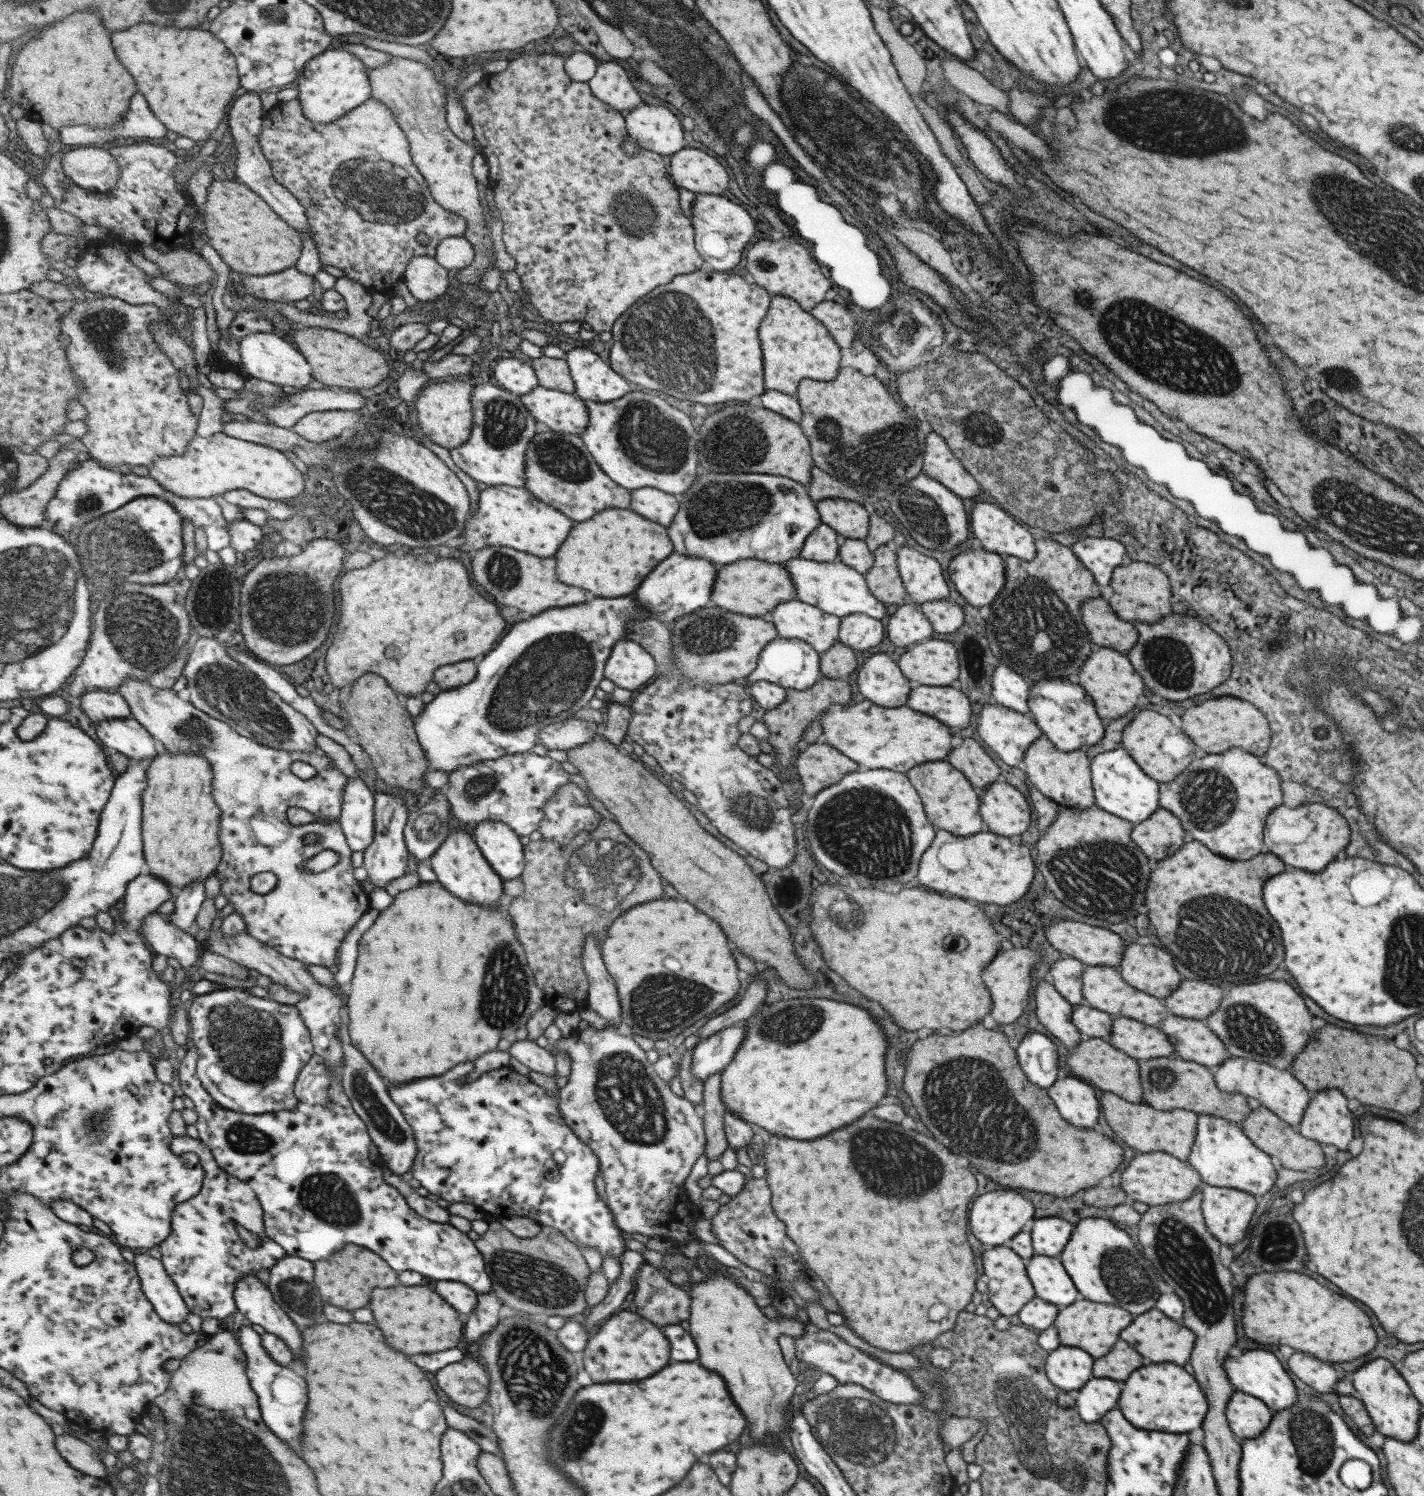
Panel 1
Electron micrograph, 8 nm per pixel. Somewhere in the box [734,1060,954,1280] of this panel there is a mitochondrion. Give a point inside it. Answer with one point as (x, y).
(876, 1151)

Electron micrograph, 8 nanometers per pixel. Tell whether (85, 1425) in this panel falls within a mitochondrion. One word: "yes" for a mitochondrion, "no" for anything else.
no

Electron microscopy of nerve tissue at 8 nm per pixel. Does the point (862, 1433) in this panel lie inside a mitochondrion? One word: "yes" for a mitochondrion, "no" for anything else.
yes

